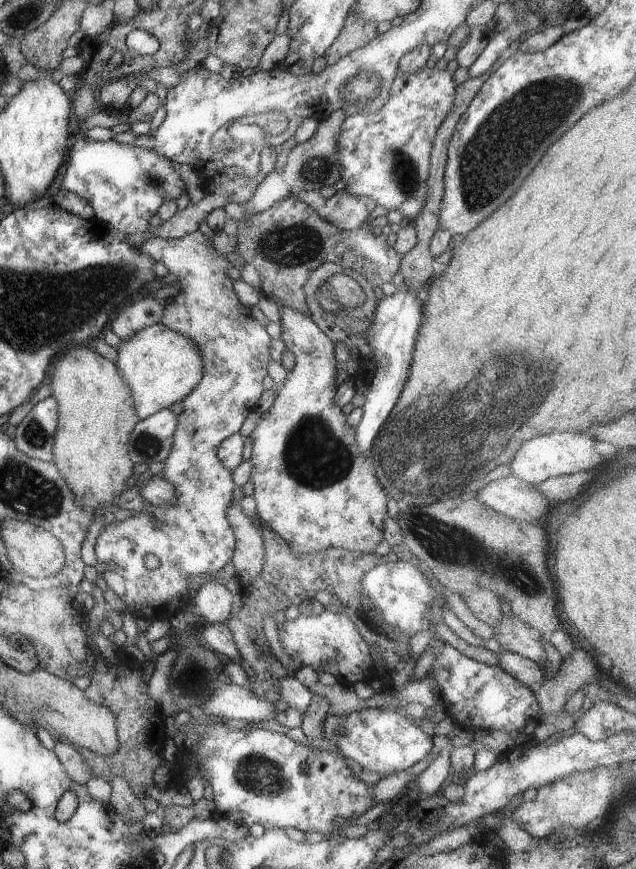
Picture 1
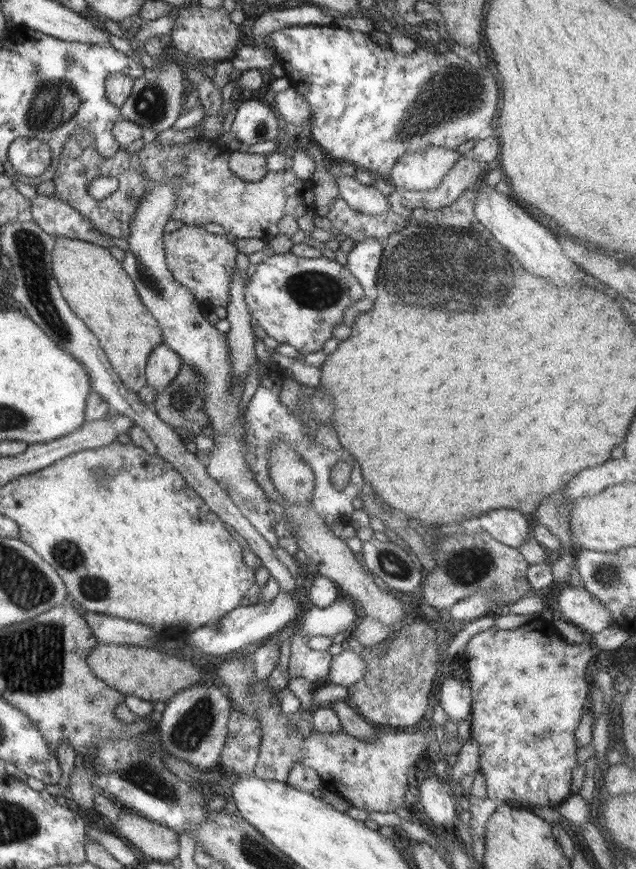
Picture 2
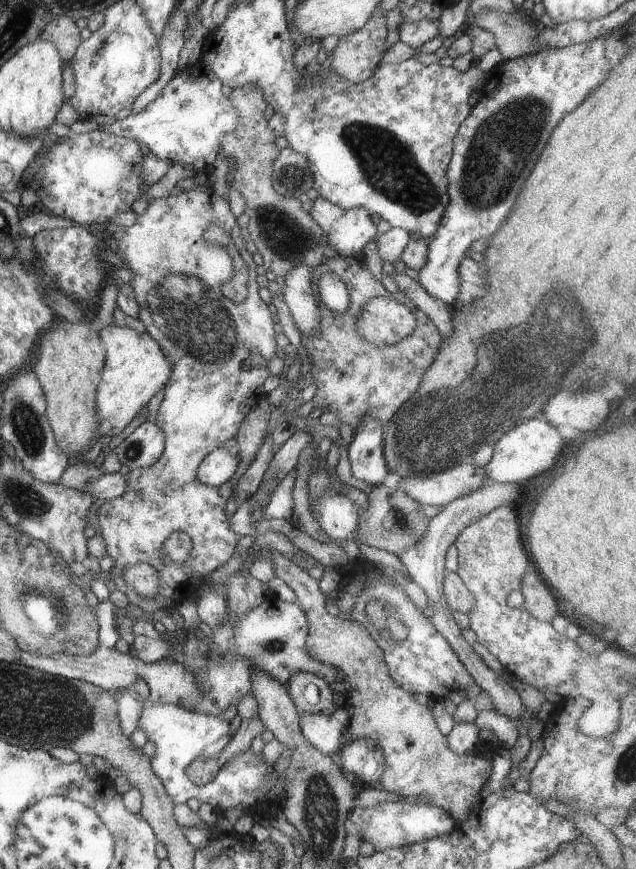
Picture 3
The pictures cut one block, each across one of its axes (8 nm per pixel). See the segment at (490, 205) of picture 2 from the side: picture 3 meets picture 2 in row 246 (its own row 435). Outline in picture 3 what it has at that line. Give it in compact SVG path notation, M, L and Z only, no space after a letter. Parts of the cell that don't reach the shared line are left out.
M528 420L528 424L520 424L508 434L503 434L495 442L493 457L483 469L487 476L496 483L527 483L536 479L542 480L544 472L554 468L564 446L568 442L558 433L558 429L544 420Z

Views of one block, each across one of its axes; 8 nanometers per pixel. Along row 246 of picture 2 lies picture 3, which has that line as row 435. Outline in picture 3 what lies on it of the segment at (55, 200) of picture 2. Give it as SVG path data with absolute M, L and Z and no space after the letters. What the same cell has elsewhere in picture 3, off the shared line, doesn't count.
M111 324L102 327L99 337L105 346L105 365L97 386L98 430L101 437L114 438L123 433L124 428L145 411L152 396L169 383L173 368L162 347L147 332Z

